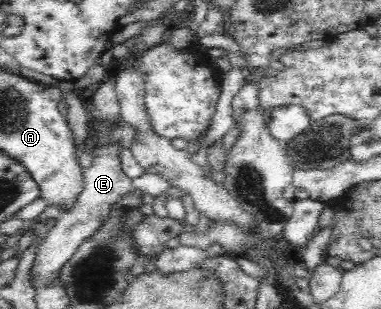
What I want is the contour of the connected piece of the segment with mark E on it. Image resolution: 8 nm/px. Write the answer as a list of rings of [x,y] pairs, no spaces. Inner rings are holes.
[[[94,103],[93,106],[95,124],[93,123],[89,137],[91,139],[91,151],[89,152],[93,153],[93,161],[87,169],[82,169],[83,188],[75,204],[69,210],[60,212],[56,224],[48,231],[35,251],[35,260],[31,263],[29,280],[35,289],[57,282],[63,265],[69,261],[79,245],[104,224],[113,205],[119,199],[134,192],[132,179],[123,173],[121,161],[119,161],[119,153],[125,148],[121,146],[119,140],[113,138],[115,129],[121,125],[121,117],[117,120],[103,120],[98,115]]]

